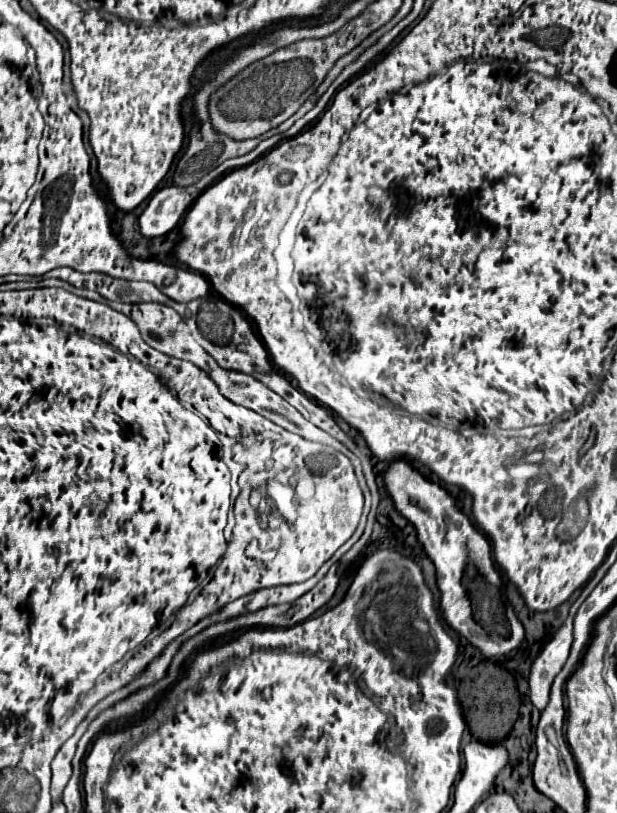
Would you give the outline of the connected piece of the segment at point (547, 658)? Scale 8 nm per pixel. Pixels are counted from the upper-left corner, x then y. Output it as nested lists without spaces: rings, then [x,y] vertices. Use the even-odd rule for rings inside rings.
[[[571,616],[563,622],[563,626],[553,634],[549,644],[541,650],[541,654],[535,658],[531,664],[531,674],[529,674],[529,698],[535,704],[535,708],[543,710],[549,702],[549,688],[553,678],[559,674],[563,668],[569,648],[573,642],[573,620]]]

